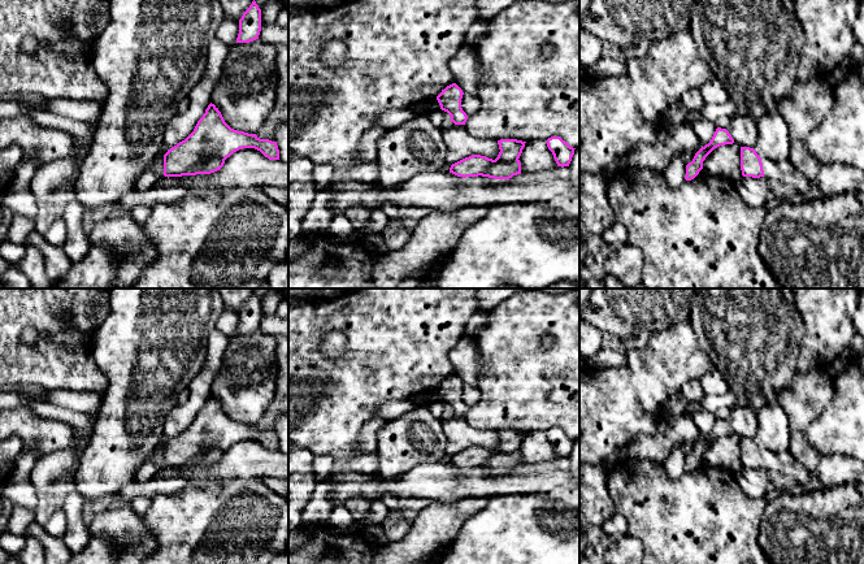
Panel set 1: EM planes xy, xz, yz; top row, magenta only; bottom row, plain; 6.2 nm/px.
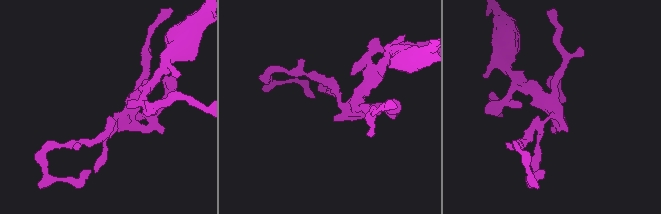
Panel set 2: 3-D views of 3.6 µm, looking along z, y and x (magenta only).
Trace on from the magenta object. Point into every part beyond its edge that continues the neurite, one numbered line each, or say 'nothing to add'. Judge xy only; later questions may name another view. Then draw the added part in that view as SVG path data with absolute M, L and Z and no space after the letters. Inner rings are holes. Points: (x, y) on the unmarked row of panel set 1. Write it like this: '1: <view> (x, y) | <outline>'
nothing to add

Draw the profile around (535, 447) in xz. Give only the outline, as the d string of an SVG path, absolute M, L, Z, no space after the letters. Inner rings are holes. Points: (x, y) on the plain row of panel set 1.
M544 430L526 433L518 451L521 454L521 464L535 464L557 457Z

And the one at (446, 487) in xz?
M450 463L418 464L398 480L352 470L333 473L329 478L335 481L331 495L334 507L344 506L352 498L373 502L385 494L452 504L464 498L547 493L557 487L579 489L579 477L570 477L568 470L515 476L482 467L463 469Z

